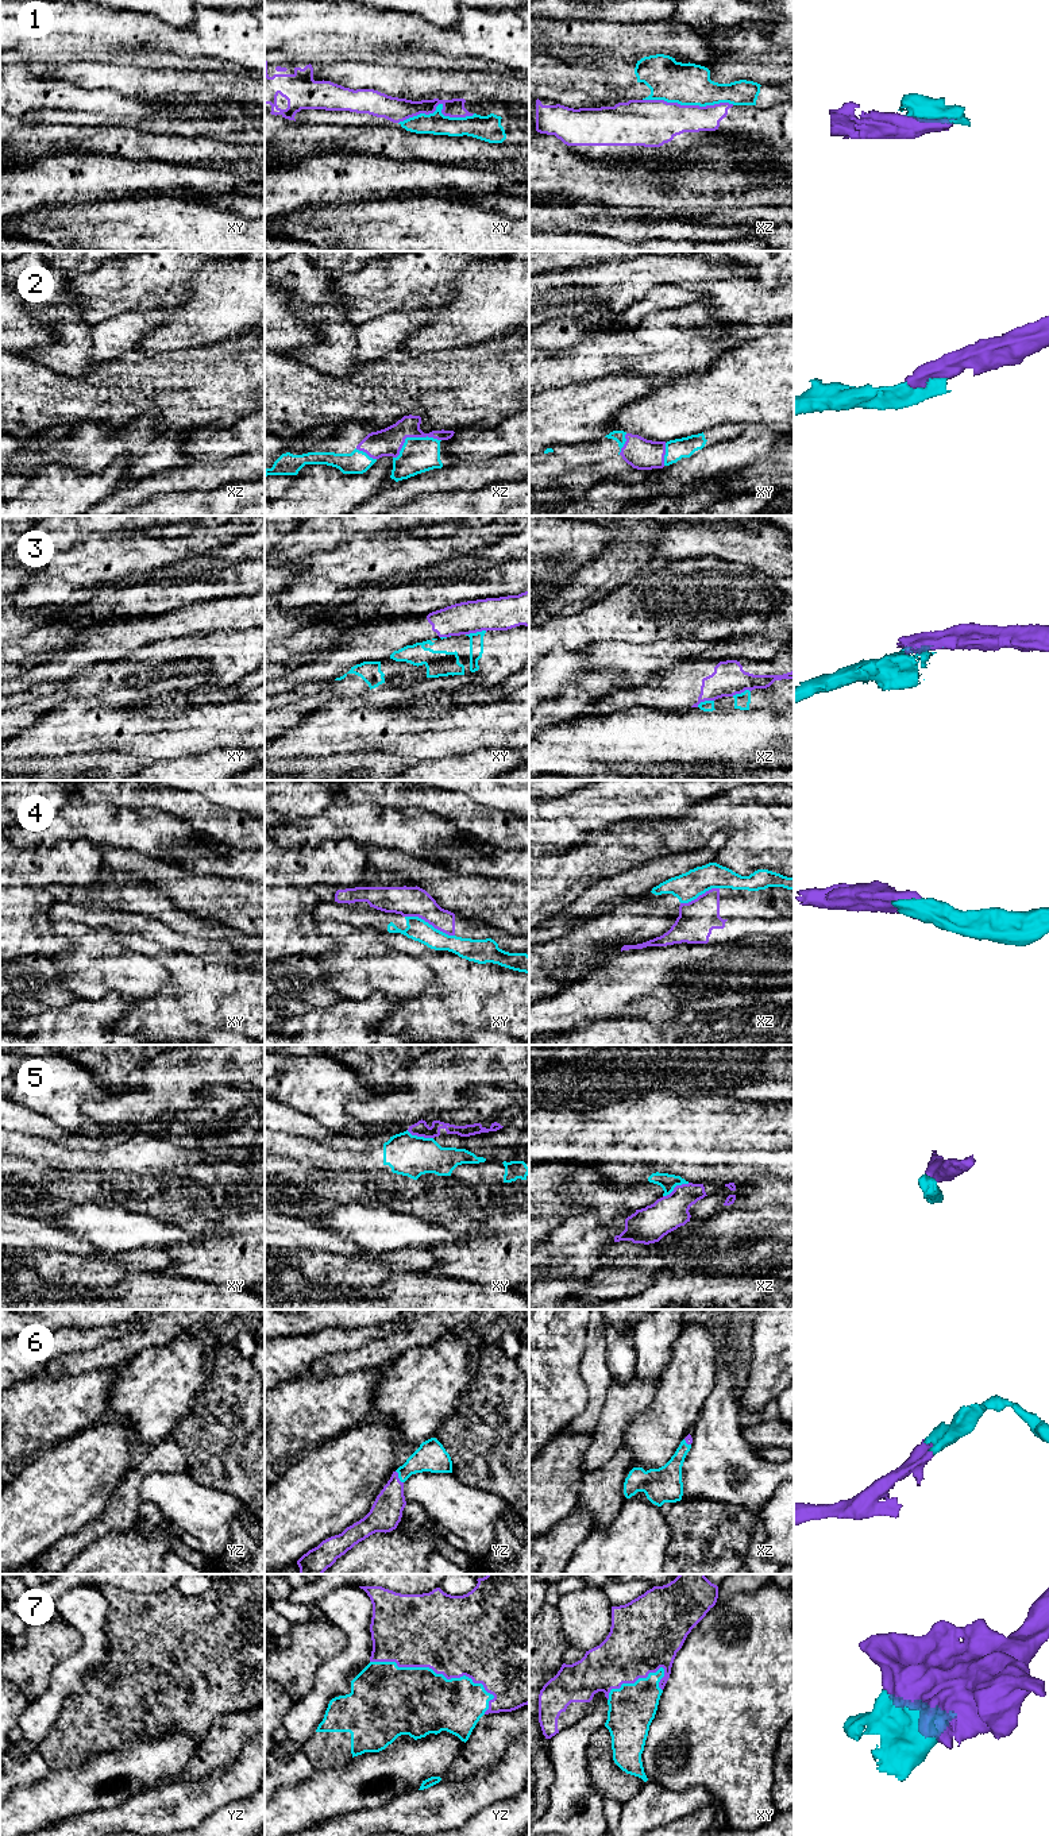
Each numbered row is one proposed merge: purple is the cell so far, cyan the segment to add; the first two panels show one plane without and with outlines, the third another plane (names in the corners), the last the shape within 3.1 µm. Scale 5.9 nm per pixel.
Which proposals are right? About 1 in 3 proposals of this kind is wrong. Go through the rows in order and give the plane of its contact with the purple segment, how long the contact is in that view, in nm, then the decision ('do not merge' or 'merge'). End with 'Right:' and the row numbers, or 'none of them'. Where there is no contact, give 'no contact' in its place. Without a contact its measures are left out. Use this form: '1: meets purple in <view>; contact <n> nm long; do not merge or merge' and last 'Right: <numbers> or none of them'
1: meets purple in xz; contact 550 nm long; do not merge
2: meets purple in xz; contact 300 nm long; merge
3: meets purple in xy; contact 130 nm long; do not merge
4: meets purple in xy; contact 320 nm long; do not merge
5: meets purple in xz; contact 180 nm long; do not merge
6: meets purple in yz; contact 90 nm long; merge
7: meets purple in yz; contact 800 nm long; merge
Right: 2, 6, 7

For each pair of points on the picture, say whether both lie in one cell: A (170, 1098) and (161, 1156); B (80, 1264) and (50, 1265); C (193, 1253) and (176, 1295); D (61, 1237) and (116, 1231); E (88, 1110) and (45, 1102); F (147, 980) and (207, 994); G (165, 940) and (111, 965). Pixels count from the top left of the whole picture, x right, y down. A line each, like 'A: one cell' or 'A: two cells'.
A: two cells
B: one cell
C: two cells
D: two cells
E: two cells
F: two cells
G: two cells

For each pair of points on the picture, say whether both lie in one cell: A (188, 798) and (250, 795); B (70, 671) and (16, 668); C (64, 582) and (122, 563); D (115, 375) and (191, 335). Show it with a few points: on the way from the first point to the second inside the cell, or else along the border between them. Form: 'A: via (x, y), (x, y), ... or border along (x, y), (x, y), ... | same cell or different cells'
A: border along (208, 799), (212, 803) | different cells
B: via (57, 671), (30, 668) | same cell
C: via (78, 567), (89, 563), (107, 563) | same cell
D: border along (135, 348), (146, 354), (191, 350) | different cells

